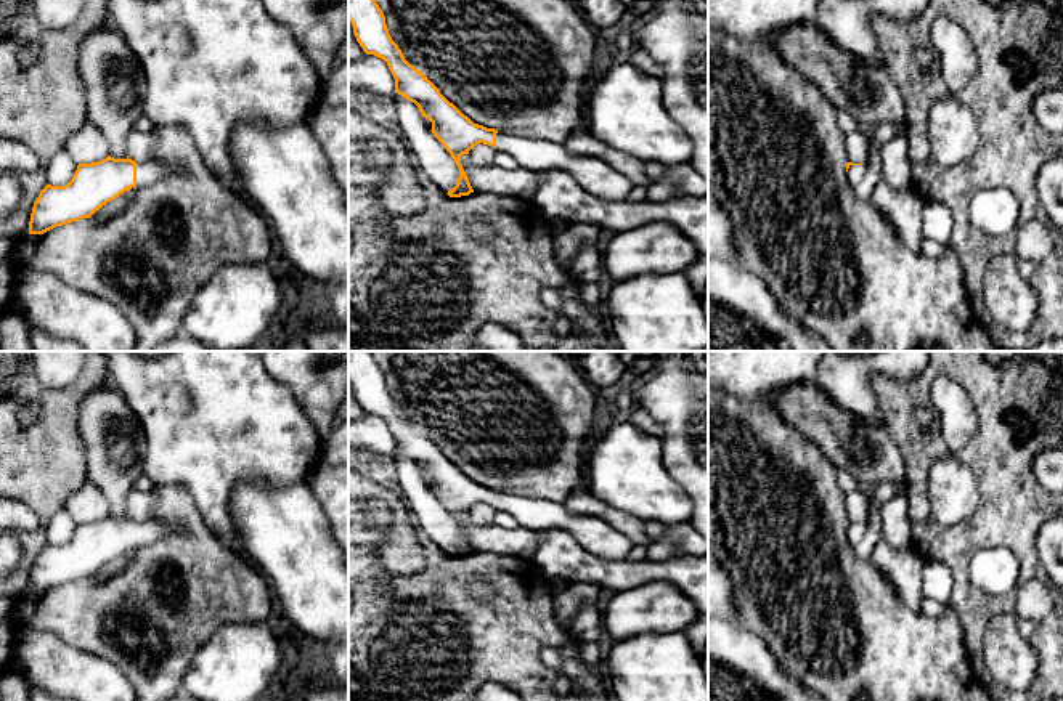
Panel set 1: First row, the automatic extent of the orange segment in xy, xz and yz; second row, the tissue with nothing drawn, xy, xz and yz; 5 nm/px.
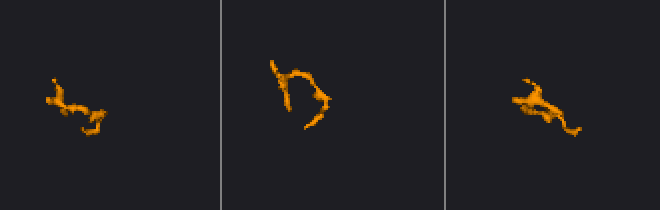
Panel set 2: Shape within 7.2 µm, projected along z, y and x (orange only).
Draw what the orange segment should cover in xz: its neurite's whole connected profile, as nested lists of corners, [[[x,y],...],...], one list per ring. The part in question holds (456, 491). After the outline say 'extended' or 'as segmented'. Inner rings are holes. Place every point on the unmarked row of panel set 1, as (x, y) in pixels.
[[[348,351],[348,380],[363,411],[387,422],[395,438],[395,452],[419,467],[422,476],[432,481],[434,496],[454,518],[459,537],[456,545],[446,552],[450,557],[474,552],[461,525],[461,515],[483,502],[496,510],[512,513],[517,525],[535,533],[560,528],[604,560],[626,560],[634,544],[610,523],[593,515],[575,515],[562,500],[523,497],[474,483],[421,430],[405,419],[390,396],[385,375],[371,351]]] | extended

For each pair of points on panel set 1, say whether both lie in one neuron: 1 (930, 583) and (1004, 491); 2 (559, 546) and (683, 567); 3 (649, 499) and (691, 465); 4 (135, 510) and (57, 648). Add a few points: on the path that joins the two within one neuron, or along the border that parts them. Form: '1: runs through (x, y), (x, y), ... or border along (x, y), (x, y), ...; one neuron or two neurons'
1: border along (924, 559), (938, 559), (949, 570), (951, 602); two neurons
2: runs through (590, 568), (599, 571), (652, 571); one neuron
3: border along (660, 443), (662, 464), (691, 501); two neurons
4: border along (153, 491), (154, 509), (150, 517); two neurons

